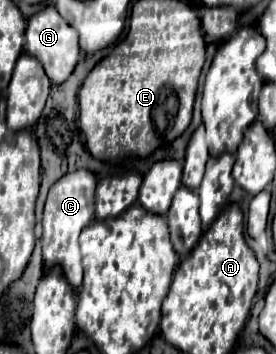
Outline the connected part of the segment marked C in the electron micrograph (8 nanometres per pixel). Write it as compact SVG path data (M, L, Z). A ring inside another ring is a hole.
M72 170L66 172L60 180L56 180L48 192L42 210L42 254L46 260L46 268L50 264L60 264L66 280L72 288L82 284L82 262L80 262L80 230L94 220L94 190L96 190L96 174L90 170Z

